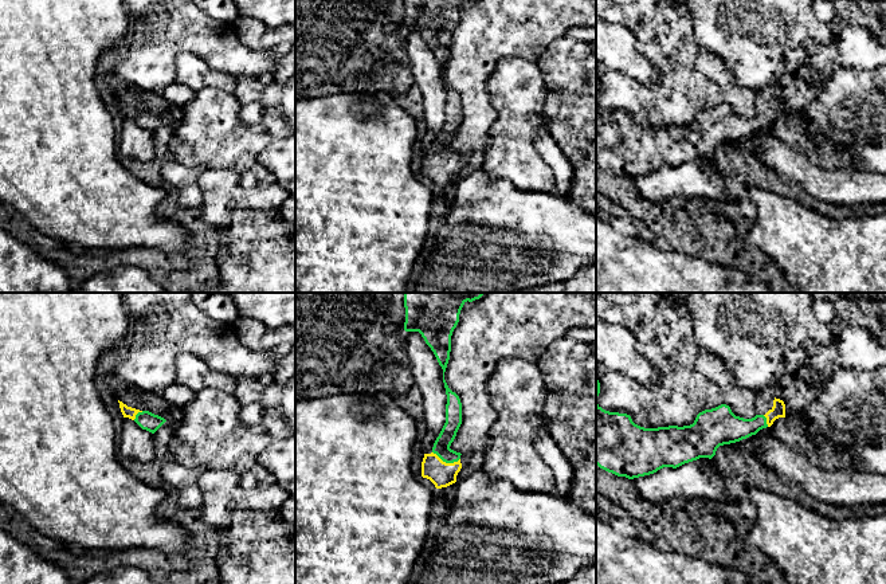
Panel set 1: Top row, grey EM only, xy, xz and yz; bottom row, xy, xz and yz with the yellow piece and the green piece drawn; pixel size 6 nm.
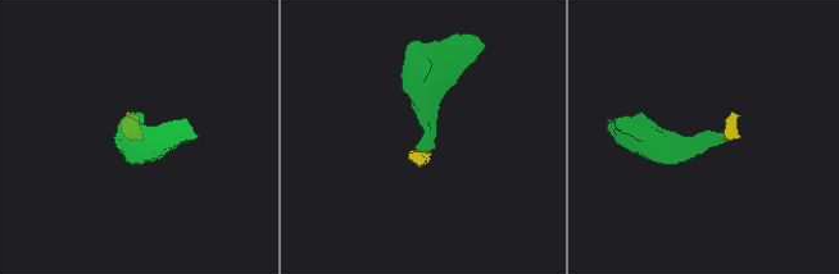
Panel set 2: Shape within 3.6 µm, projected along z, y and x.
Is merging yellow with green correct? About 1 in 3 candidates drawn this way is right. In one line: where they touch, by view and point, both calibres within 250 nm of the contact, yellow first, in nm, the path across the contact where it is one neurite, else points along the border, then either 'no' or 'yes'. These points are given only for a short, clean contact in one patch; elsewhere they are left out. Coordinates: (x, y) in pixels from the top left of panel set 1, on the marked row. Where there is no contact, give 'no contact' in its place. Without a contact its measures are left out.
xz (445, 462) | 150/100 nm | across xz (442, 474), (445, 462), (442, 445) | yes

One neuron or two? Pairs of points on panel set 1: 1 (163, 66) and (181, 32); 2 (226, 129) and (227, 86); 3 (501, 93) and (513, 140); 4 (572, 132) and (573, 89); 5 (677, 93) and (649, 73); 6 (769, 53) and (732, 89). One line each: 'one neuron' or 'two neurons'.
1: one neuron
2: two neurons
3: one neuron
4: one neuron
5: two neurons
6: two neurons

